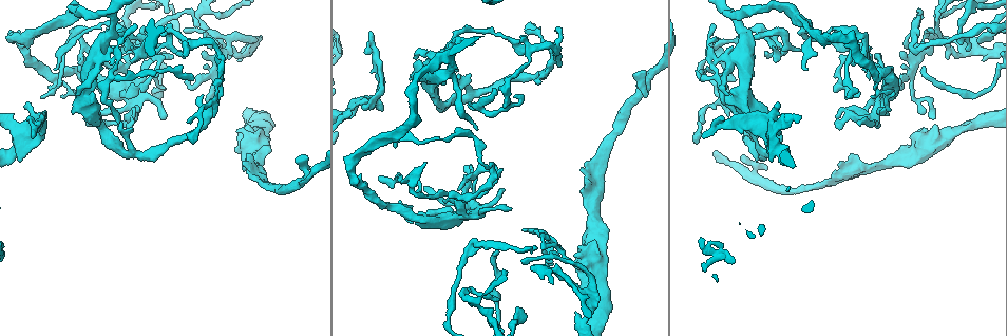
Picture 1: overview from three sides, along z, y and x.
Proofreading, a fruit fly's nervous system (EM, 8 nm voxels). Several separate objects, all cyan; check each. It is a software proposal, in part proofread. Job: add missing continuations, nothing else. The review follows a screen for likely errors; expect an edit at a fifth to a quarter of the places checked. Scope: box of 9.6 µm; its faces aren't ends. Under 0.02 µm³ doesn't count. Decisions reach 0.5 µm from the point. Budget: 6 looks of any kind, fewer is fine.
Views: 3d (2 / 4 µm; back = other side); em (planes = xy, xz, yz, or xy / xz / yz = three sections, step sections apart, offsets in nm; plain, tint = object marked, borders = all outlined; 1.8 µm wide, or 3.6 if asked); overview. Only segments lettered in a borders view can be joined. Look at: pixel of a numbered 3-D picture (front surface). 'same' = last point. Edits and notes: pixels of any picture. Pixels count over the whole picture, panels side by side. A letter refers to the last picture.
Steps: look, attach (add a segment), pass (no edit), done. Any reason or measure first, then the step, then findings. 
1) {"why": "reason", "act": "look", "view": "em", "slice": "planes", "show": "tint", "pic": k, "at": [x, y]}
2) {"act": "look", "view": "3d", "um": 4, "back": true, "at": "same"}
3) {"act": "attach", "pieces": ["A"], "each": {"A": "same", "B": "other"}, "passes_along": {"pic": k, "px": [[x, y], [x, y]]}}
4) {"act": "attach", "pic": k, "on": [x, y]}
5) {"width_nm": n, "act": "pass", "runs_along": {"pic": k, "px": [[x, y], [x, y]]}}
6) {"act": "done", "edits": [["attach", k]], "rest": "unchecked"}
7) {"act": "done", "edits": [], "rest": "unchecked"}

{"why": "free end", "act": "look", "view": "em", "slice": "planes", "show": "borders", "pic": 1, "at": [597, 300]}

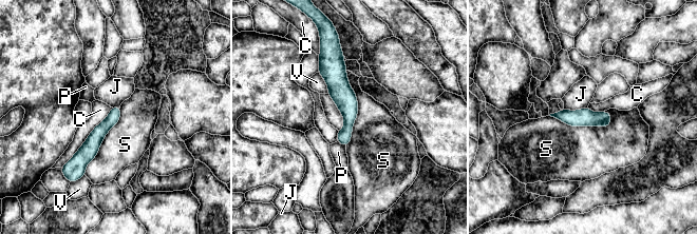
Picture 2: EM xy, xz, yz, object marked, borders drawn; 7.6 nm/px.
{"act": "pass", "each": {"C": "other", "J": "other", "P": "other", "S": "other", "V": "other"}, "runs_along": {"pic": 2, "px": [[338, 55], [345, 142]]}, "found": "no lettered segment goes on from it"}

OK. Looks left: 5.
{"why": "closes a loop", "act": "look", "view": "em", "slice": "xz", "step": 4, "show": "plain", "pic": 1, "at": [211, 48]}

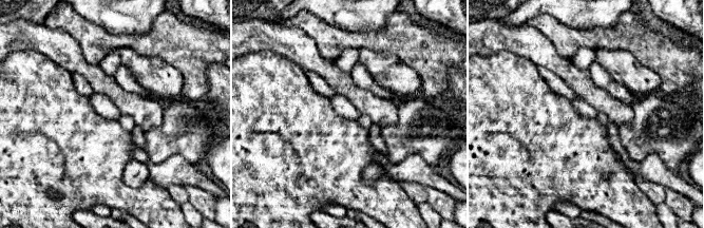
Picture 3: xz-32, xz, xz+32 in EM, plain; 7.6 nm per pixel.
{"why": "where the object lies", "act": "look", "view": "em", "slice": "xz", "step": 4, "show": "tint", "at": "same"}

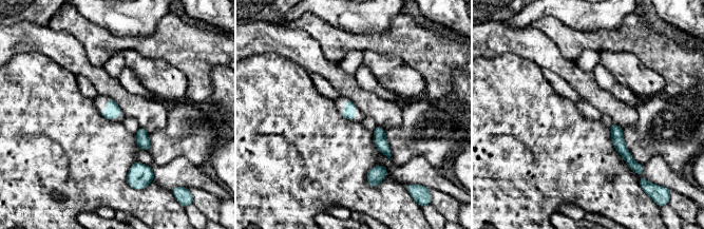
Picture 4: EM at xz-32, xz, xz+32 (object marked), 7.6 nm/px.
{"act": "look", "view": "em", "slice": "xz", "step": 4, "show": "borders", "at": "same"}

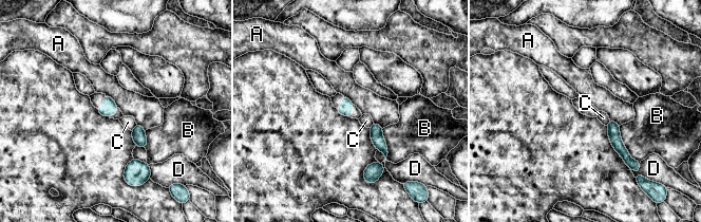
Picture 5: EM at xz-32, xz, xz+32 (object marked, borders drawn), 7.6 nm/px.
{"width_nm": 20, "act": "pass", "each": {"A": "other", "B": "other", "C": "other", "D": "other"}, "border": {"pic": 5, "px": [[105, 93], [118, 107]]}, "found": "none of them fits"}

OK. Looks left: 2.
{"why": "an open end", "act": "look", "view": "em", "slice": "xy", "step": 16, "show": "tint", "pic": 1, "at": [966, 47]}

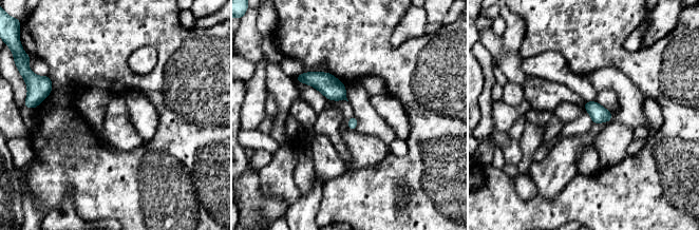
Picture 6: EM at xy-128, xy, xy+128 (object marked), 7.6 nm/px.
{"why": "another direction", "act": "look", "view": "em", "slice": "planes", "show": "borders", "at": "same"}

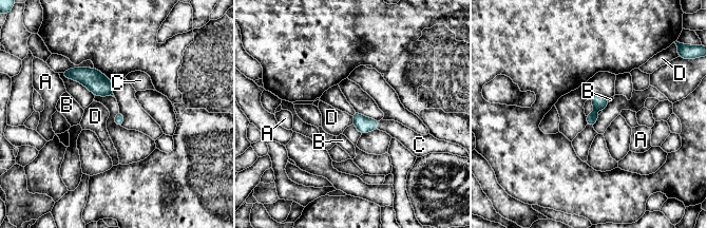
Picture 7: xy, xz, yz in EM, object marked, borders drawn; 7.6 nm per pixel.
{"act": "attach", "pieces": ["C"], "each": {"A": "other", "B": "other", "C": "same", "D": "other"}, "found": "the neuron continues"}

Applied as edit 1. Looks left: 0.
{"act": "done", "edits": [["attach", 7]], "rest": "unchecked"}

